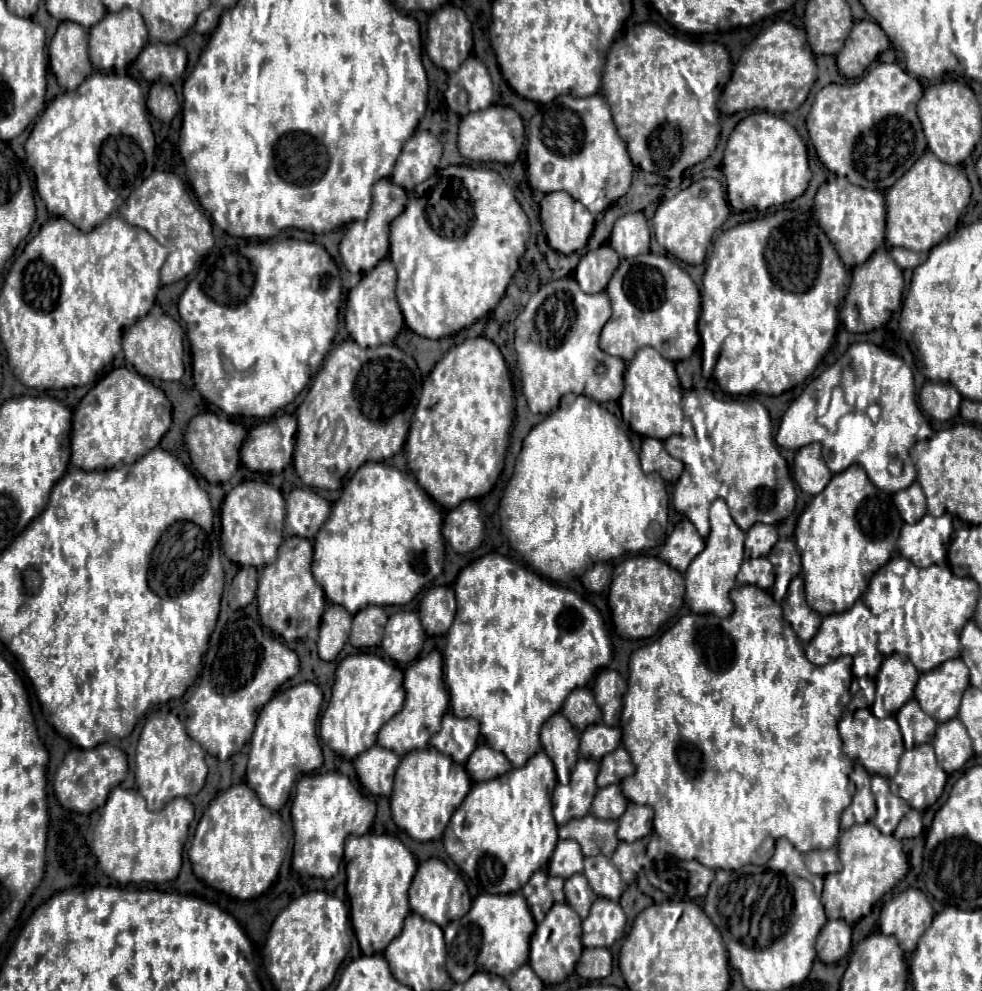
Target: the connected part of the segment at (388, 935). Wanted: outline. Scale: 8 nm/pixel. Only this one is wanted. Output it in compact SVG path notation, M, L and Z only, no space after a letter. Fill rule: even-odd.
M369 832L365 836L349 836L345 840L343 861L346 872L346 891L349 904L351 924L355 928L355 936L359 940L359 946L365 956L381 954L387 944L401 934L403 920L409 914L409 902L407 902L407 890L413 880L413 874L417 870L417 860L413 854L401 844L399 838L389 834L377 834Z

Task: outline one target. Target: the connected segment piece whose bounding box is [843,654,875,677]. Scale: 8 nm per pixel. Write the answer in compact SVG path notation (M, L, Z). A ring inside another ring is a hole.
M843 654L850 655L853 658L852 673L855 677L867 676L867 672L875 672L871 670L871 666L865 660L865 654Z

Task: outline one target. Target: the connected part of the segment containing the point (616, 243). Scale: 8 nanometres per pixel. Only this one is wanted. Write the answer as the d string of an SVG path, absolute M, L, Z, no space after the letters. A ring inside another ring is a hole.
M631 212L615 222L609 244L615 248L619 258L629 258L649 252L649 240L651 232L647 218L643 212Z

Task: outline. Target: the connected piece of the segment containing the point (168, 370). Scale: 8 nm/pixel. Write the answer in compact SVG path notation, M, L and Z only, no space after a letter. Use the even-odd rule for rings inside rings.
M147 314L137 324L125 330L123 334L123 352L125 360L133 364L139 374L145 378L159 378L159 380L179 380L183 376L185 367L181 359L183 354L184 331L179 322L169 318L167 314Z

